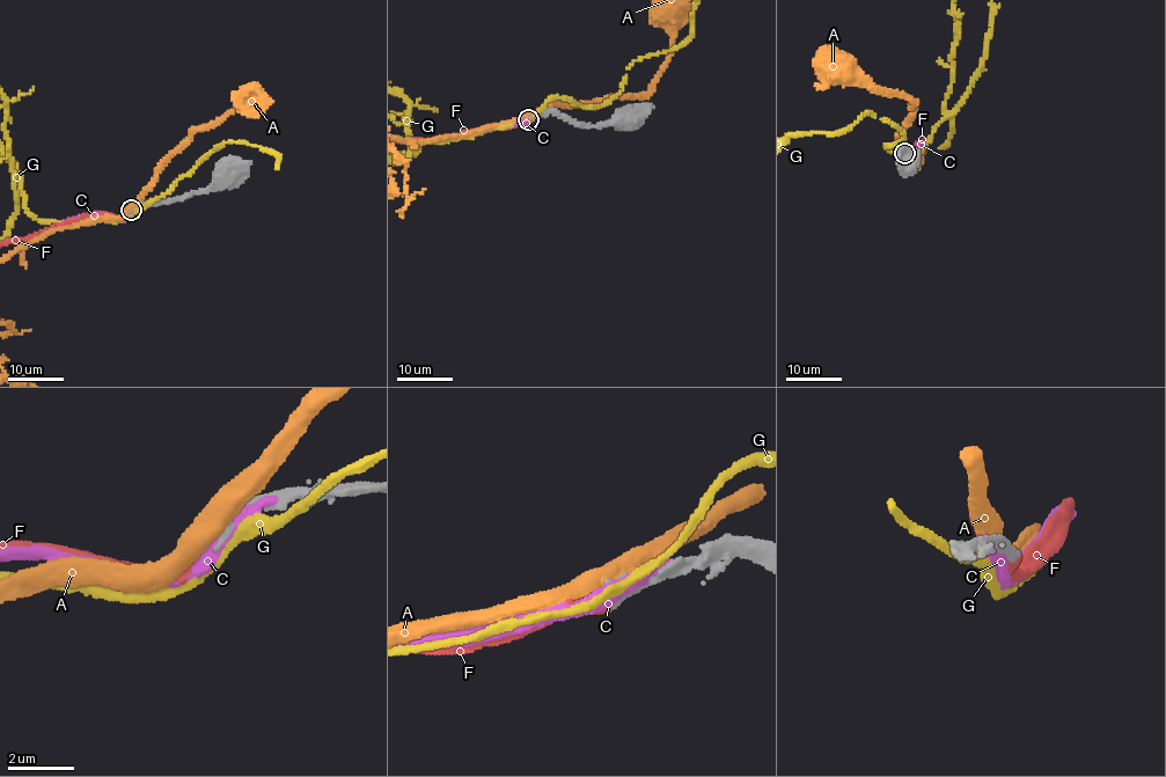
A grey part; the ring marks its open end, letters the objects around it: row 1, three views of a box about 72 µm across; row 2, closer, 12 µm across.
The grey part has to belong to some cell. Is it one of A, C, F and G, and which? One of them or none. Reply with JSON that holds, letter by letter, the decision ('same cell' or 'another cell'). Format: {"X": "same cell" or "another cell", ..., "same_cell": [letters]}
{"A": "another cell", "C": "another cell", "F": "same cell", "G": "another cell", "same_cell": ["F"]}

